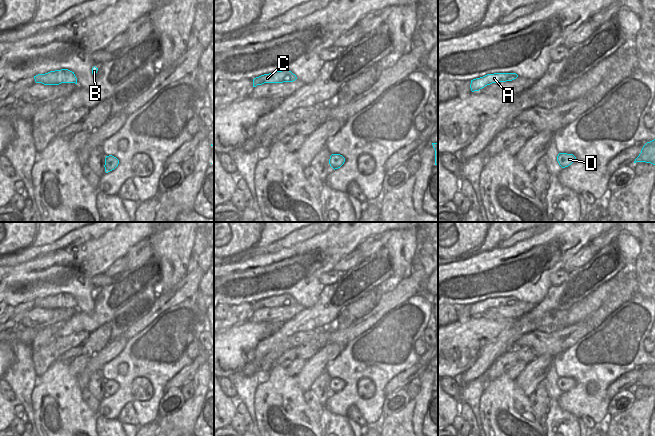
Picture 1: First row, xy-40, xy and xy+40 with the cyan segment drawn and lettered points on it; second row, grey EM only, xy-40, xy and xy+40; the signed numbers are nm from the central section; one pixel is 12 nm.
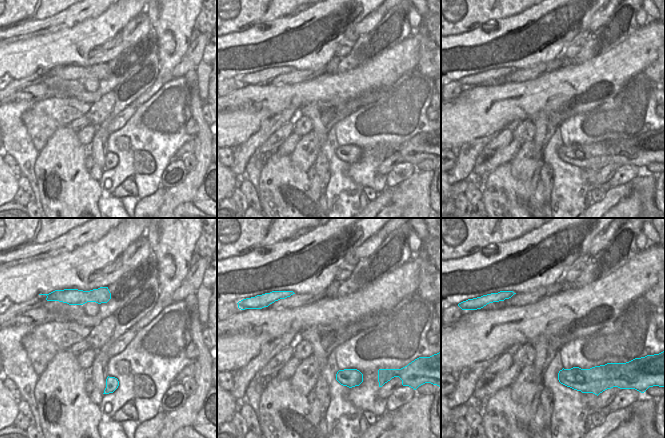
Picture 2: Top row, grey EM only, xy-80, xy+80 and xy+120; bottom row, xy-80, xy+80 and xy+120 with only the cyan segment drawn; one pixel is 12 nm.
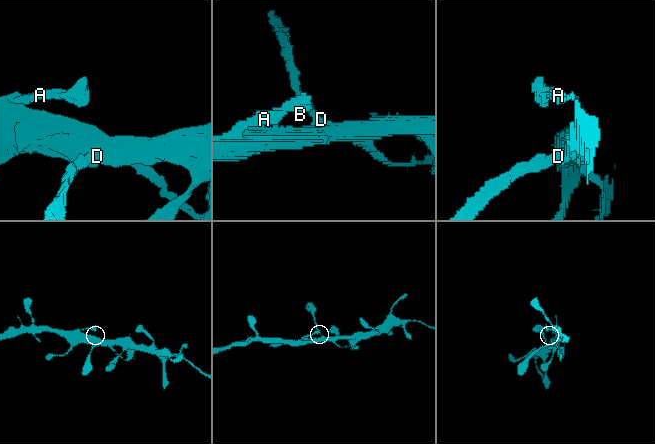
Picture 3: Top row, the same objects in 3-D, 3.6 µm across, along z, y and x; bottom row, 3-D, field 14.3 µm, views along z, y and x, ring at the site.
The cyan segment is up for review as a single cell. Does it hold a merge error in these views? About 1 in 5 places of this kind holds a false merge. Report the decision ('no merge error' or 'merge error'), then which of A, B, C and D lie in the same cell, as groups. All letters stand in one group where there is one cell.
no merge error; A B C D

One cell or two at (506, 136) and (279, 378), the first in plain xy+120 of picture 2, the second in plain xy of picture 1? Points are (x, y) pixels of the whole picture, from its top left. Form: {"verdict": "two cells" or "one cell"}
{"verdict": "two cells"}

